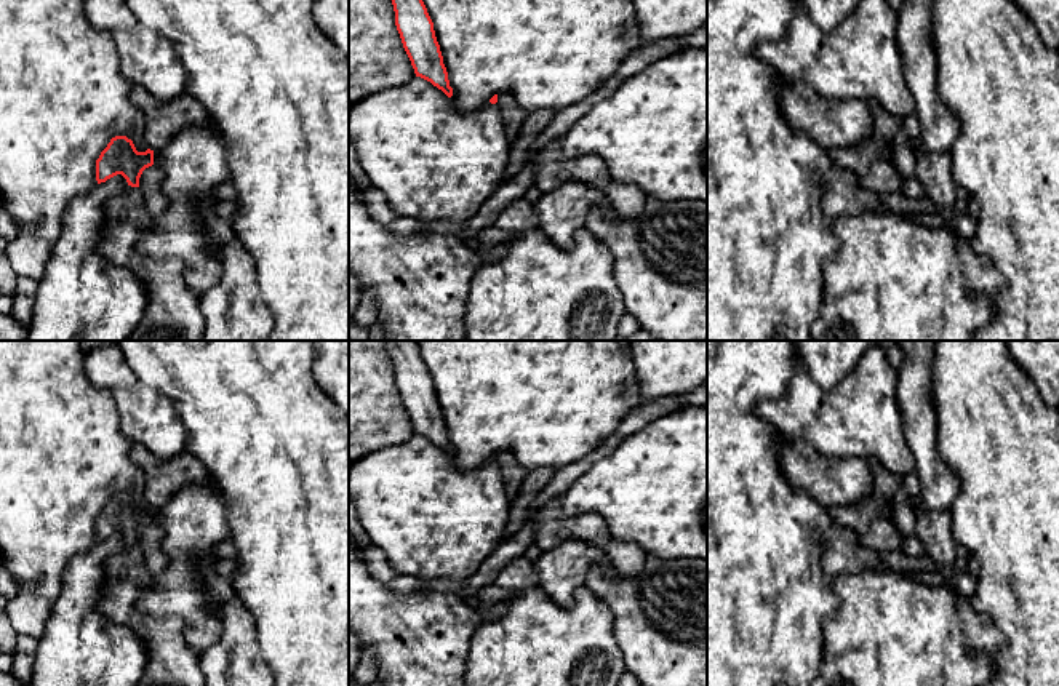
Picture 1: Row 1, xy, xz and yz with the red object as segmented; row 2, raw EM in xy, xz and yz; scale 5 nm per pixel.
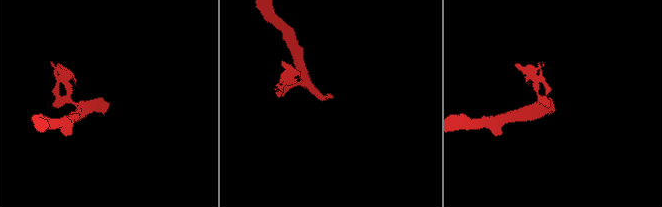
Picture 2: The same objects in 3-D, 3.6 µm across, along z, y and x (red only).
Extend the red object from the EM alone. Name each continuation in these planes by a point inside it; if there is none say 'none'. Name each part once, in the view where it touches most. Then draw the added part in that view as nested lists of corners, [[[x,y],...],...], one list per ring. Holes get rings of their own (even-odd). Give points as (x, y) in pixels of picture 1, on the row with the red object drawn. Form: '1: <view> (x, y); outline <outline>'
1: xy (151, 181); outline [[[155,165],[146,168],[139,177],[139,192],[146,209],[152,216],[160,216],[166,211],[170,201],[166,195],[162,193],[162,184],[165,181],[165,173]]]

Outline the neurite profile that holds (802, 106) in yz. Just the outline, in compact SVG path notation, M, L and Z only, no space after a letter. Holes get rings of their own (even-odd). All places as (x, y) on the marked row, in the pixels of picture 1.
M782 75L779 107L795 131L803 131L829 152L857 146L872 134L873 117L869 102L829 99L805 82Z

